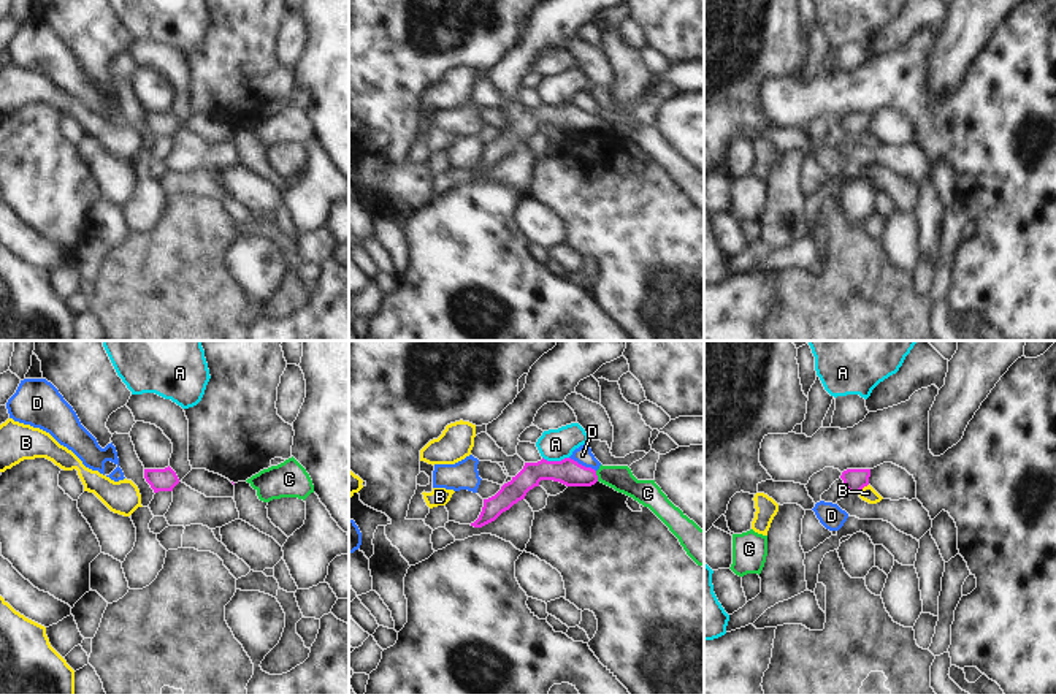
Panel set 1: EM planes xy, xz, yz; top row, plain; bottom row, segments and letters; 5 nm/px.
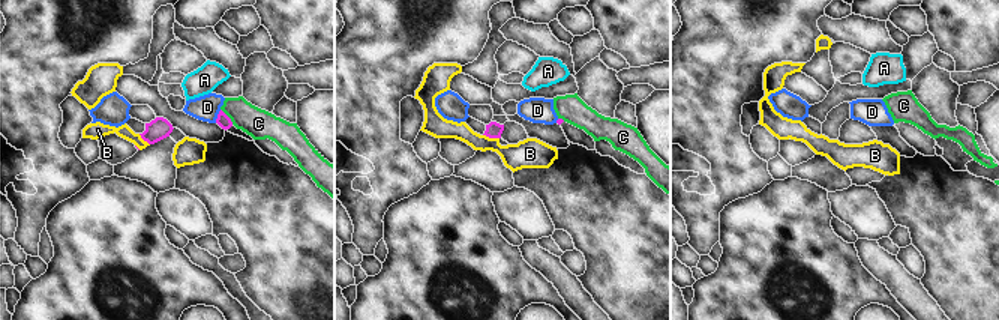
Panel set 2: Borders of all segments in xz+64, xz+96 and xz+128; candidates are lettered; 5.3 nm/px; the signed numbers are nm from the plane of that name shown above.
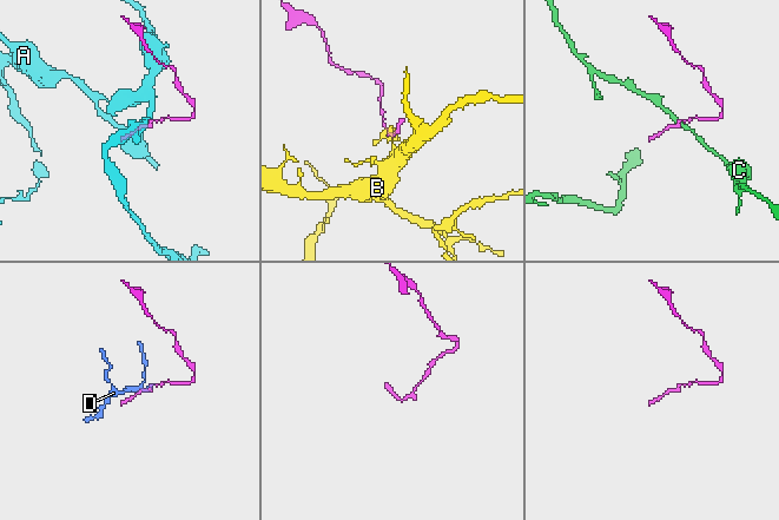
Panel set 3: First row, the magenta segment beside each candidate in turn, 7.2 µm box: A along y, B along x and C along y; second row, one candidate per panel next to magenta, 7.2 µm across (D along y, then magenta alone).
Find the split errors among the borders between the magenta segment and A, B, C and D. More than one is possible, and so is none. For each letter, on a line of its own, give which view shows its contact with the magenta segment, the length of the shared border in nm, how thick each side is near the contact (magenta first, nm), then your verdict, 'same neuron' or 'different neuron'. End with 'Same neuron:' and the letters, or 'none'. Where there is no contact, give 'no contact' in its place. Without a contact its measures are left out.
A: xz | 140 nm | 140/160 nm | different neuron
B: yz | 80 nm | 110/80 nm | different neuron
C: xz | 60 nm | 140/130 nm | different neuron
D: xz | 150 nm | 140/90 nm | different neuron
Same neuron: none

